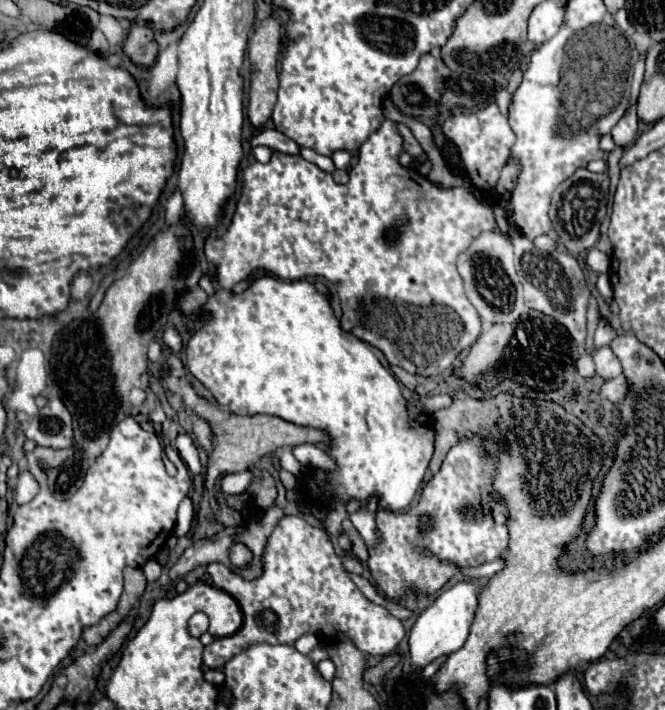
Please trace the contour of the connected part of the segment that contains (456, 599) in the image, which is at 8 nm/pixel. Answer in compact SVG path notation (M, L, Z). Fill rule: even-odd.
M458 581L450 589L442 591L434 599L434 603L420 613L420 617L416 619L410 631L410 657L412 657L414 667L424 669L436 657L450 655L464 645L474 613L476 613L476 607L478 607L478 593L480 593L480 587L476 583Z

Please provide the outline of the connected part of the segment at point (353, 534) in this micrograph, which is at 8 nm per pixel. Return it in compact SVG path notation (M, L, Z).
M348 519L342 521L342 529L344 529L344 533L348 533L348 537L352 539L352 555L358 557L360 561L366 561L366 559L368 559L368 547L366 547L366 543L362 541L360 533L352 527L352 523L350 523Z

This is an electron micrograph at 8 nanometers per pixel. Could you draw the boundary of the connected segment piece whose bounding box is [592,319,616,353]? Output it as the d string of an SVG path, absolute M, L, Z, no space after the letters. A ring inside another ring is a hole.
M600 319L600 325L594 333L594 347L592 347L592 353L604 345L608 345L612 339L616 337L616 331L610 327L610 323L606 319Z

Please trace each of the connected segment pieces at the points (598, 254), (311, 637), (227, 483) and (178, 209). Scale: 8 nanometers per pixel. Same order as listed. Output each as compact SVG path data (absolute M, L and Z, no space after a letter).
M596 247L588 251L588 257L586 257L586 265L596 271L596 273L606 273L610 269L610 257L604 255L602 251L598 251Z
M306 633L306 635L302 635L296 643L294 643L294 647L300 651L300 653L308 653L308 651L312 651L316 645L320 645L322 641L320 641L320 637L316 637L316 633Z
M244 471L244 473L230 473L224 477L222 481L222 491L228 493L228 495L240 495L244 493L250 483L254 479L254 473L252 471Z
M176 189L176 191L168 197L168 203L166 203L166 227L178 223L182 211L184 211L184 201L182 201L180 191Z

